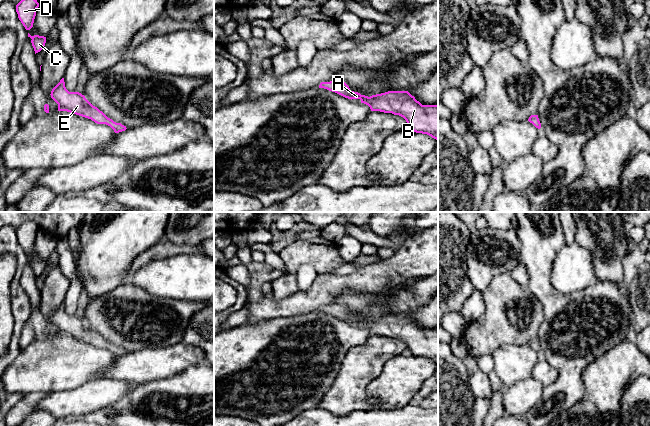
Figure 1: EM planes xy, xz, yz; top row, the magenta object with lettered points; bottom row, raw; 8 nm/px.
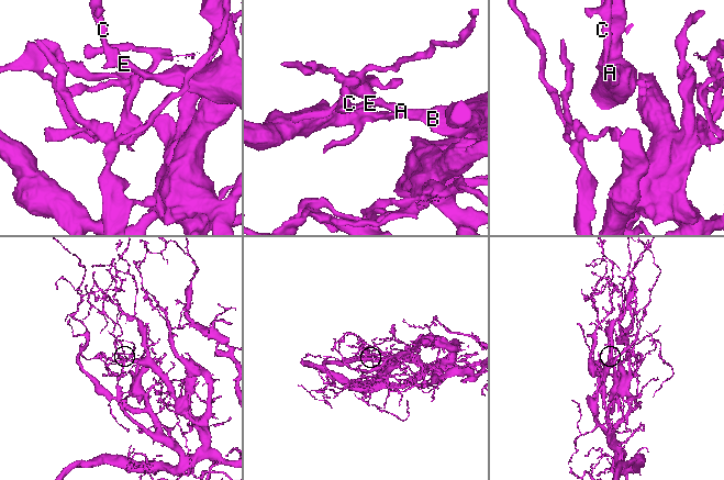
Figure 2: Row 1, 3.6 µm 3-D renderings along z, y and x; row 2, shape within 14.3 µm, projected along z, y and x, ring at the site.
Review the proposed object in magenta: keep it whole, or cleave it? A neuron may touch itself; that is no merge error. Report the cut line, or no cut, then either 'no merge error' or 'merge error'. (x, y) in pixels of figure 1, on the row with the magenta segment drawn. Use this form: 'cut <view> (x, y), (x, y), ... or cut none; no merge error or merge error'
cut none; no merge error

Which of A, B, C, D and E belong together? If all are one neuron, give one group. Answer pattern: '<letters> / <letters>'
A B C D E

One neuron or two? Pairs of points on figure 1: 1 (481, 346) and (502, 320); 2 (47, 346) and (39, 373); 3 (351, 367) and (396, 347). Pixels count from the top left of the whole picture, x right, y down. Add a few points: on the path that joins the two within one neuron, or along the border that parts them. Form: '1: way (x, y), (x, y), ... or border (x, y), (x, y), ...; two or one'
1: way (482, 340), (496, 326); one
2: way (47, 353), (47, 362), (43, 366); one
3: way (362, 364), (378, 349), (385, 348); one

